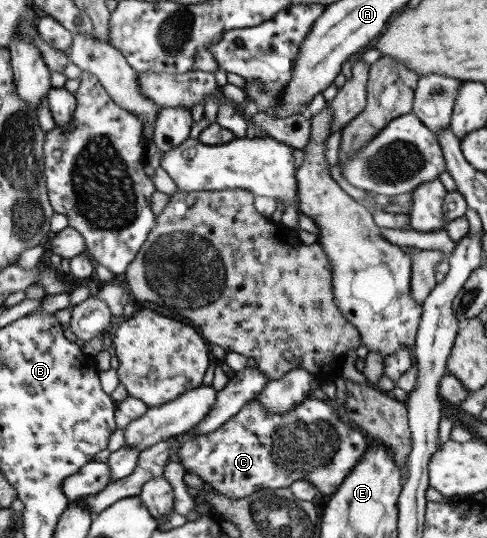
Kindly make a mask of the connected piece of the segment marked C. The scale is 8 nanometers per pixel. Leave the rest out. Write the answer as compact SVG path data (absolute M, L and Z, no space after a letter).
M308 396L286 414L272 414L253 398L216 431L196 435L176 454L186 470L230 499L242 499L264 488L289 488L298 480L309 481L320 493L332 495L361 461L368 442L363 429L342 422L321 396Z

